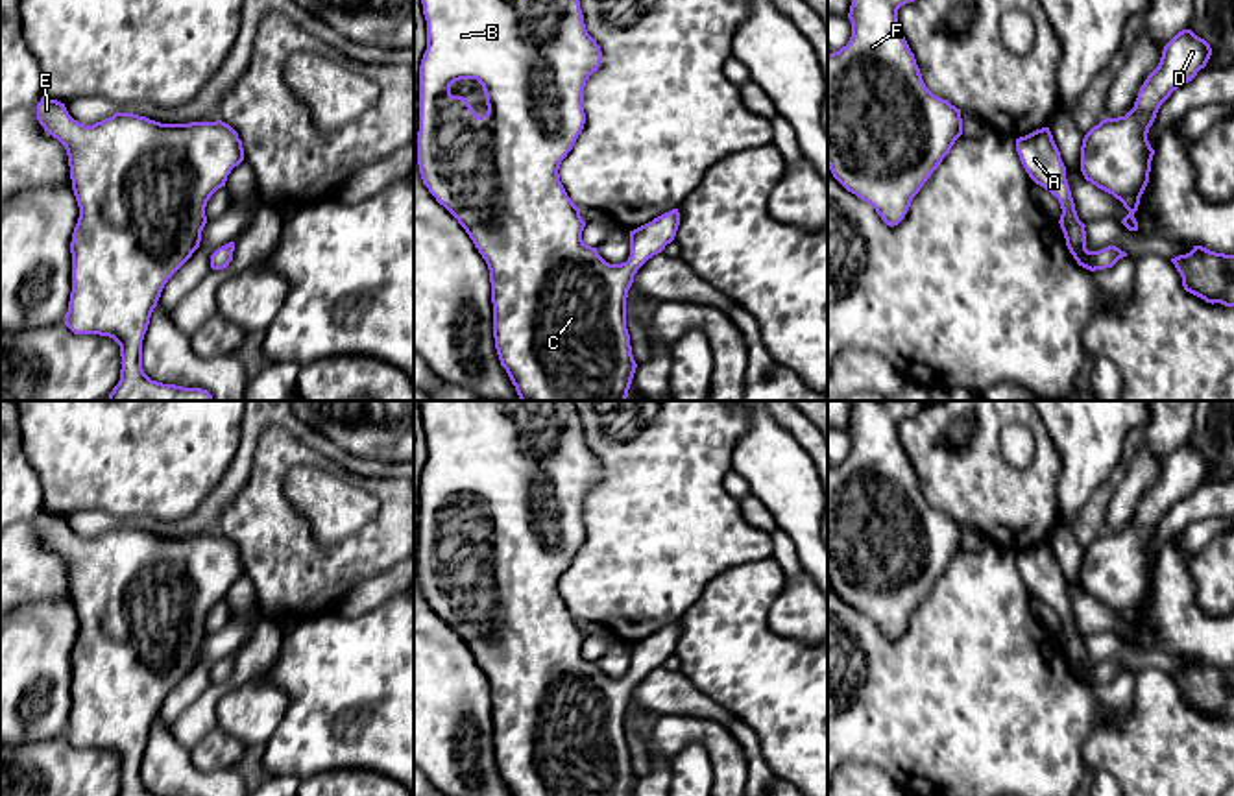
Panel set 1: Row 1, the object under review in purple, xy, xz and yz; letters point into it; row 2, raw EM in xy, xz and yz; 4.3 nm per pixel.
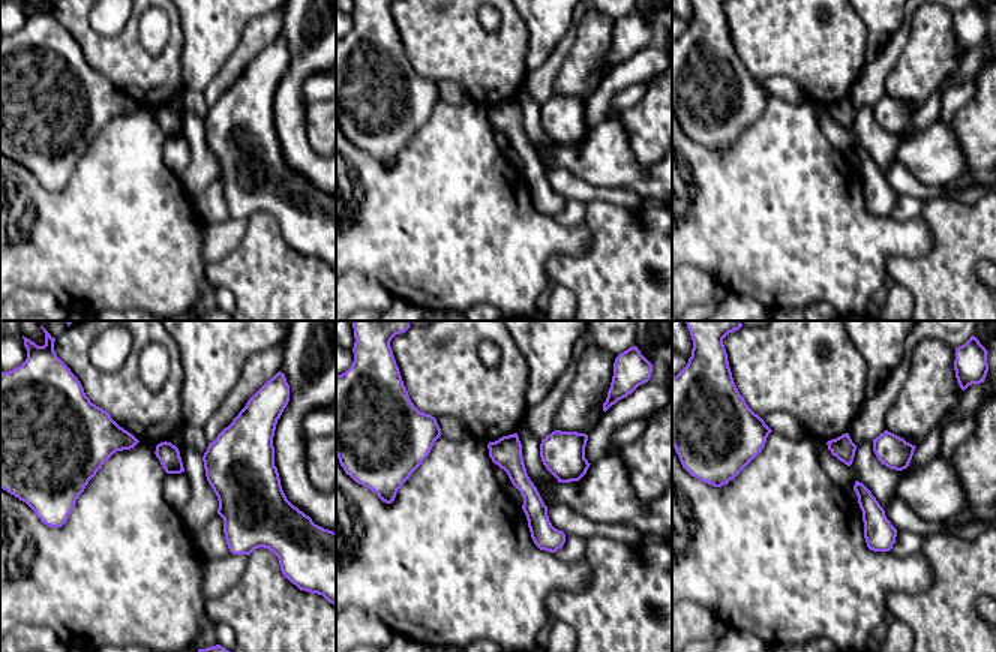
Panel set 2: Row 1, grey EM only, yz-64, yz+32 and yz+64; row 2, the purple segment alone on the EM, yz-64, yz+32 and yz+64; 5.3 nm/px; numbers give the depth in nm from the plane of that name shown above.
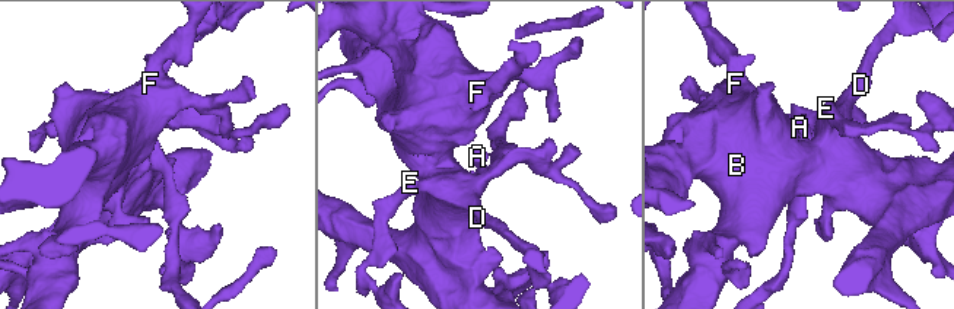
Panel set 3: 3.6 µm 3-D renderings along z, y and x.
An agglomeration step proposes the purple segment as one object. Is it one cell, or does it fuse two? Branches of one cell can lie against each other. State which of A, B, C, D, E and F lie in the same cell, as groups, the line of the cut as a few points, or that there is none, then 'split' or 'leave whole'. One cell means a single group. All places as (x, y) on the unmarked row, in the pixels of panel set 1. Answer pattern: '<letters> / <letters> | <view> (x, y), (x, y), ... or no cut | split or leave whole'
A B C D E F | no cut | leave whole

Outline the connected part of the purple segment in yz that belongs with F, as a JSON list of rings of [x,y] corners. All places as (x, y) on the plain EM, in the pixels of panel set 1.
[[[853,401],[848,427],[852,451],[839,465],[828,467],[828,580],[848,606],[870,617],[890,641],[905,632],[913,611],[962,549],[961,523],[926,501],[898,440],[898,423],[920,406],[922,401]]]

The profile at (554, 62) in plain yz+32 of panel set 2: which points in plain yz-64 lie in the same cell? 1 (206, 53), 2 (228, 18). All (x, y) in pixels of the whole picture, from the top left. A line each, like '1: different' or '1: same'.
1: different
2: different

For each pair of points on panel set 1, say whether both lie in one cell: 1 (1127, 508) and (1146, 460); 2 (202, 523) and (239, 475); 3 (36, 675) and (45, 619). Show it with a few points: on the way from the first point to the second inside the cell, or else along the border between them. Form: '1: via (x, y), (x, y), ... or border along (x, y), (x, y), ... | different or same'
1: via (1127, 497), (1142, 471) | same
2: via (209, 512), (228, 486) | same
3: via (36, 662), (36, 641), (43, 632) | same

